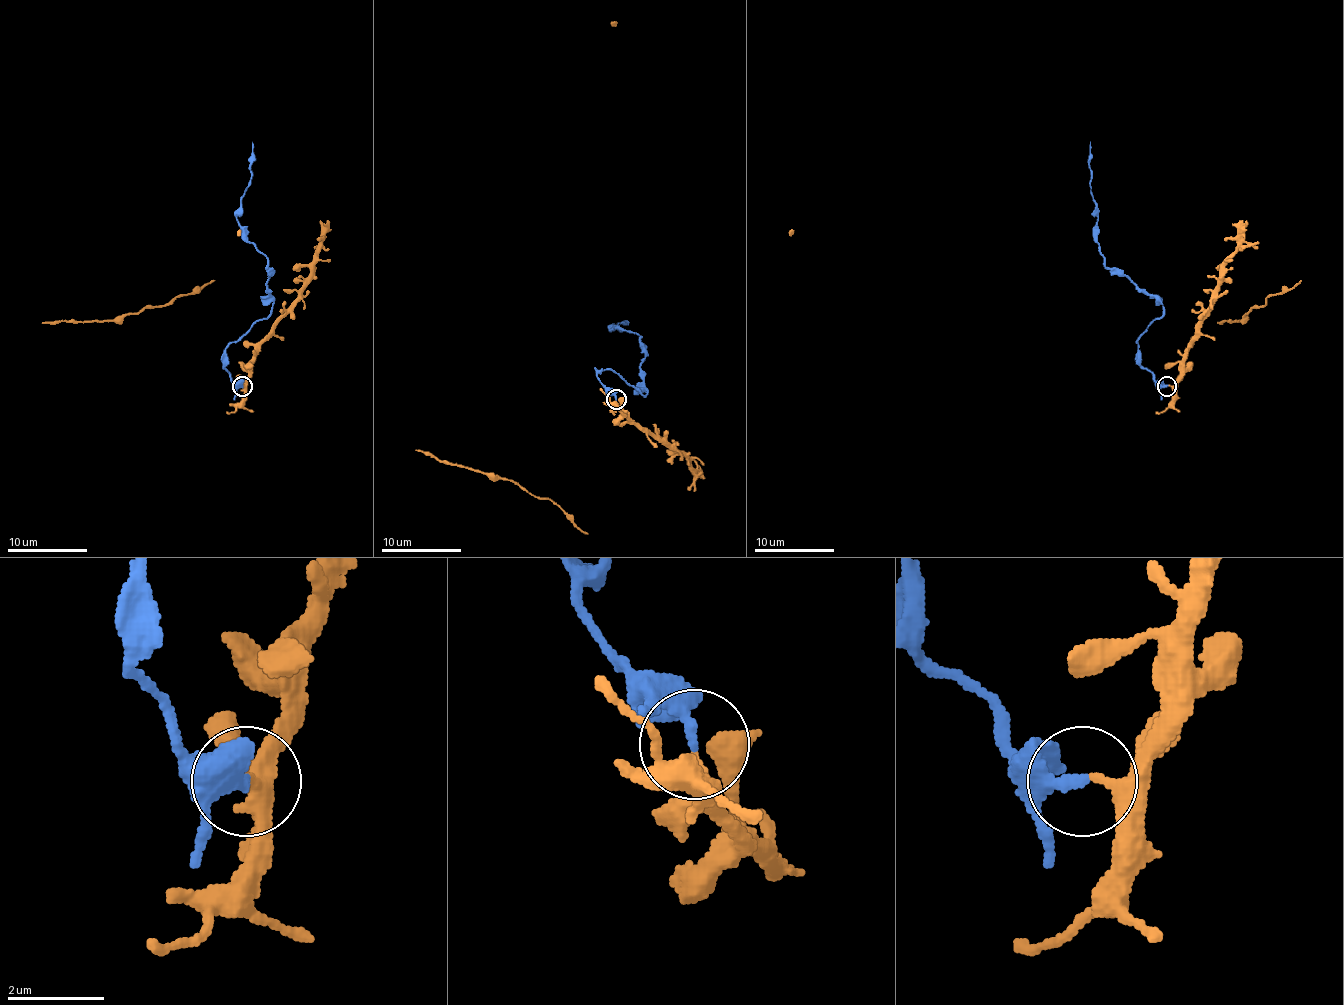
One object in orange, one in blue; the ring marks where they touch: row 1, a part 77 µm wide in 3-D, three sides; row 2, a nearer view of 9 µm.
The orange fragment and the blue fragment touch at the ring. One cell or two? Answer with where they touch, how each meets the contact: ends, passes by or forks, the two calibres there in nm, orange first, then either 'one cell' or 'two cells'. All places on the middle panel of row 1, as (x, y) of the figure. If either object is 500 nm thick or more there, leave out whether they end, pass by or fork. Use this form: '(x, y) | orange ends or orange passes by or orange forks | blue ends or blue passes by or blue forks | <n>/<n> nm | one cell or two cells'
(616, 399) | orange ends | blue ends | 240/240 nm | two cells

